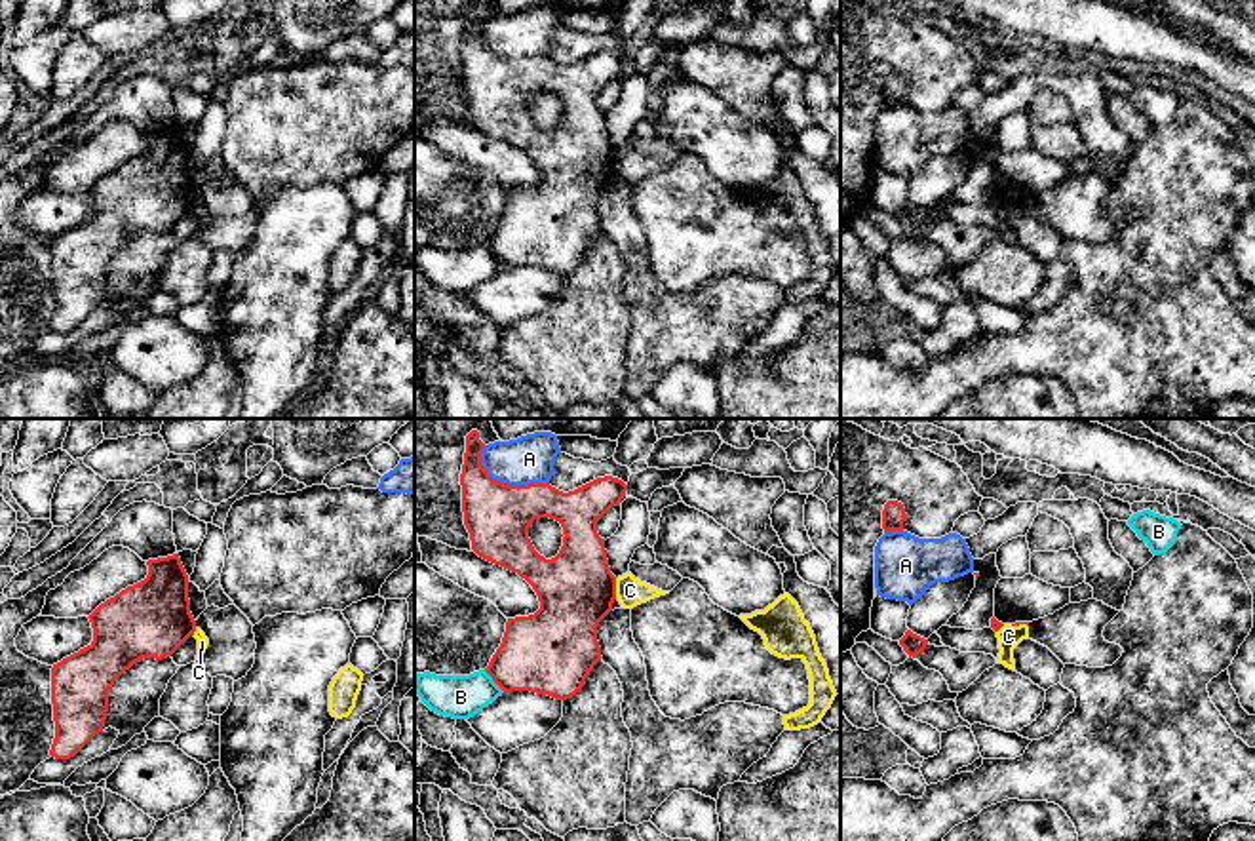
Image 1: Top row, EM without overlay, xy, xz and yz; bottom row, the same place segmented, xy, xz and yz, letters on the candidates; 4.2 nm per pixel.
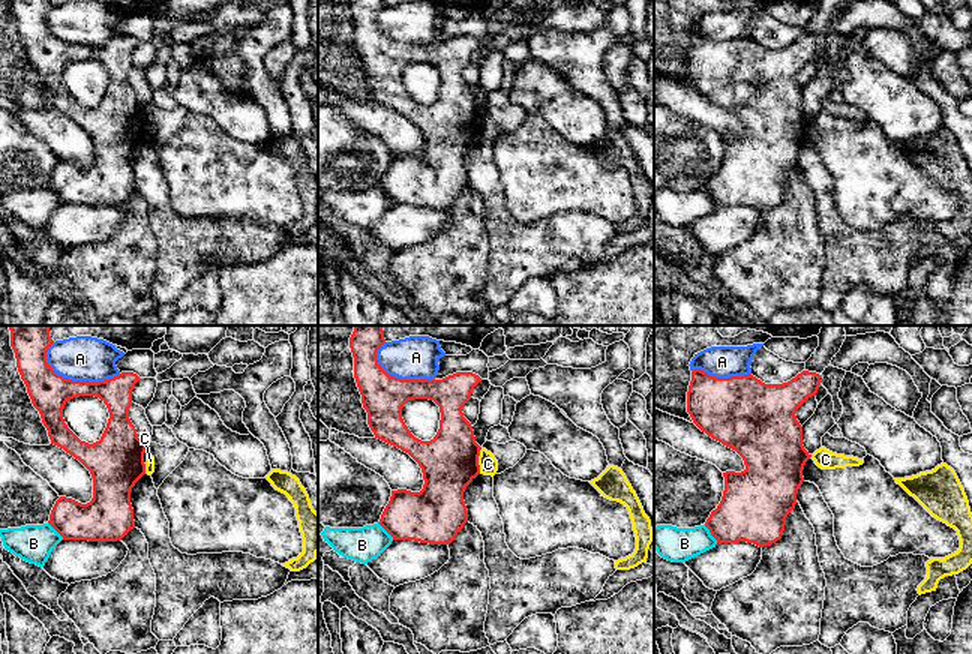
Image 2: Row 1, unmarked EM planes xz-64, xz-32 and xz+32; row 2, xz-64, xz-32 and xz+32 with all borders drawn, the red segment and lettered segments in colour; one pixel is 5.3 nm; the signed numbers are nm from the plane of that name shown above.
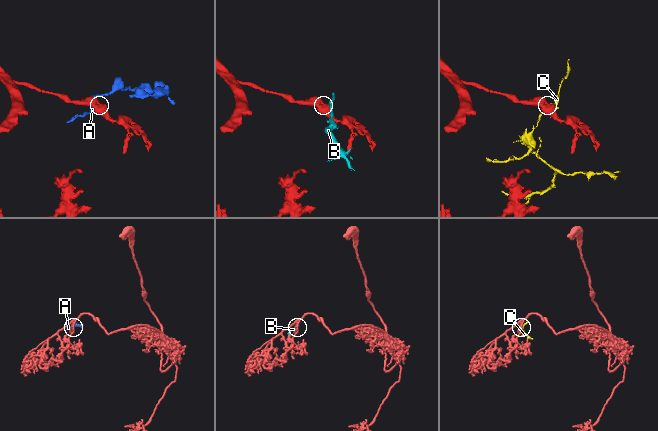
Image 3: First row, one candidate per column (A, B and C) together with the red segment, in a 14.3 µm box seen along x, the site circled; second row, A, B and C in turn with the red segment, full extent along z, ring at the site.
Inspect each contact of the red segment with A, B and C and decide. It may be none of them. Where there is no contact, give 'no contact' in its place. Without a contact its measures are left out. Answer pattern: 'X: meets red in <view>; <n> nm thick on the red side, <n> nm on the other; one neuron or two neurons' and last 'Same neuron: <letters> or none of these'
A: meets red in xz; 280 nm thick on the red side, 200 nm on the other; two neurons
B: meets red in xz; 340 nm thick on the red side, 190 nm on the other; two neurons
C: meets red in xz; 320 nm thick on the red side, 120 nm on the other; two neurons
Same neuron: none of these

